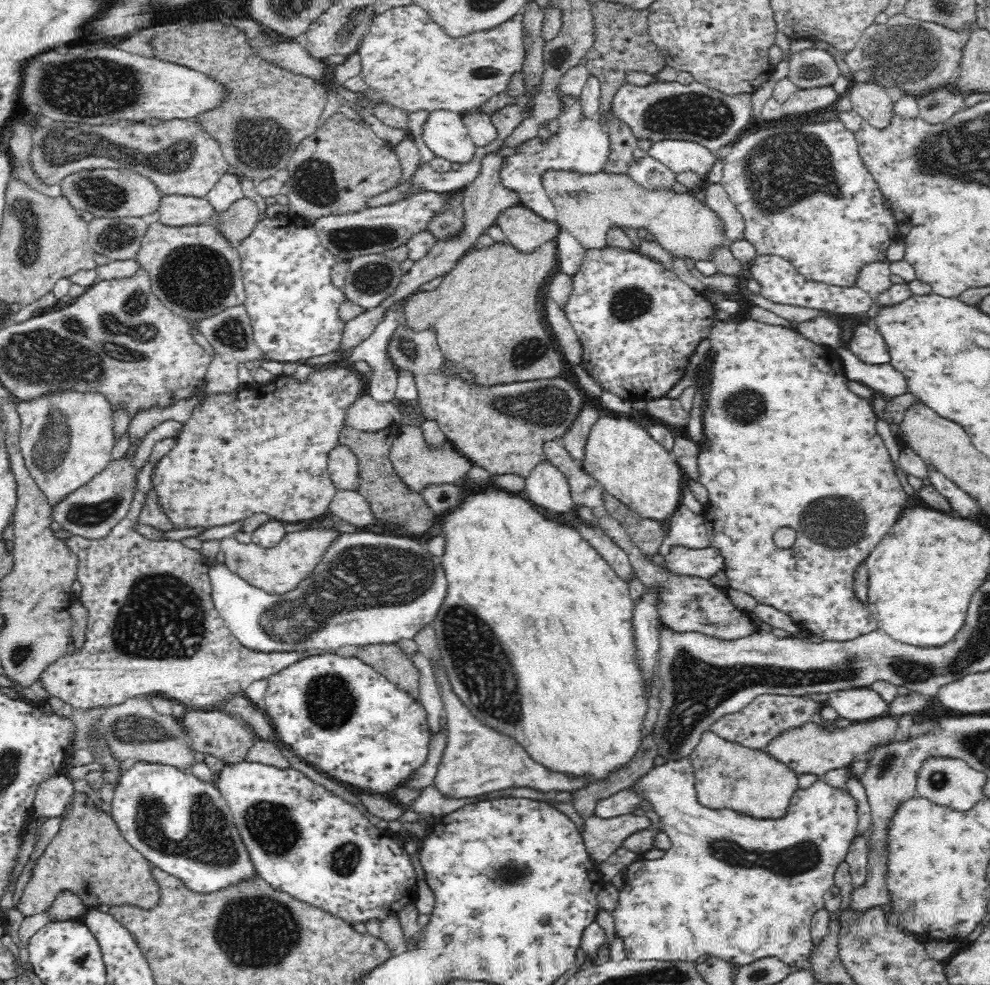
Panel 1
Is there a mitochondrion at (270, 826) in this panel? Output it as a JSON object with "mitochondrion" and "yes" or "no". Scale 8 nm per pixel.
{"mitochondrion":"yes"}

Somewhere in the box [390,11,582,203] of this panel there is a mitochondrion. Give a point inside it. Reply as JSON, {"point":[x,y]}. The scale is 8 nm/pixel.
{"point":[559,57]}

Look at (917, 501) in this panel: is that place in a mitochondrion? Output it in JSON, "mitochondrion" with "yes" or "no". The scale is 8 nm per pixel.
{"mitochondrion":"no"}

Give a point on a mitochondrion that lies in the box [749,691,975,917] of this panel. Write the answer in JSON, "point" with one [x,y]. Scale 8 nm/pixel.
{"point":[888,763]}

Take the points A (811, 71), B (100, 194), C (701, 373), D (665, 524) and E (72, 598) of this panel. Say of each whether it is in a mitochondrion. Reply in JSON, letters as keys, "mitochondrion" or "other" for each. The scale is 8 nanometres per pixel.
{"A":"mitochondrion","B":"mitochondrion","C":"other","D":"other","E":"other"}

